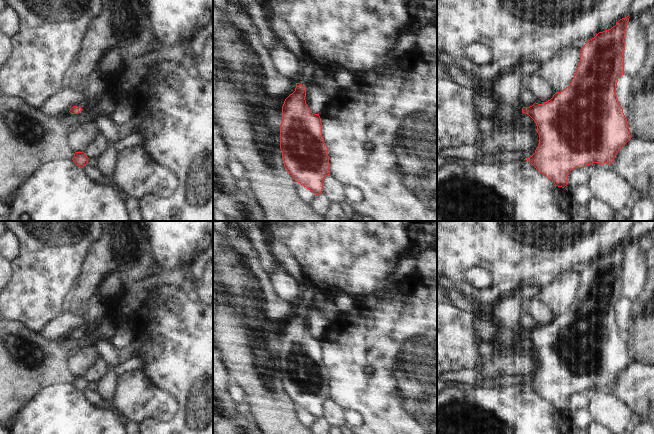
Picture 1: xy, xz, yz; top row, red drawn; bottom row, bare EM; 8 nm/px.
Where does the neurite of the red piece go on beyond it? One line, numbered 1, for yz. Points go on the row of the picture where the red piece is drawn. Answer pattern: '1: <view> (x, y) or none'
1: none

